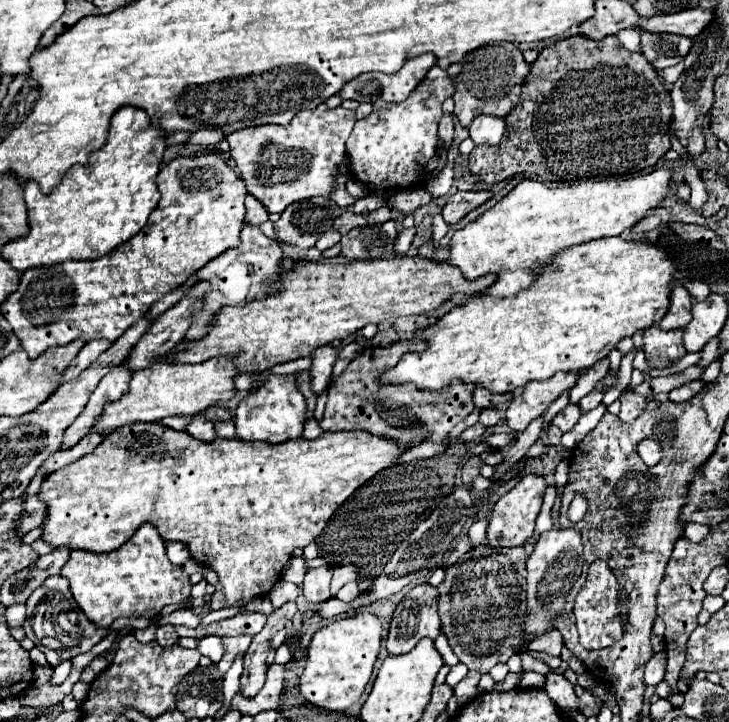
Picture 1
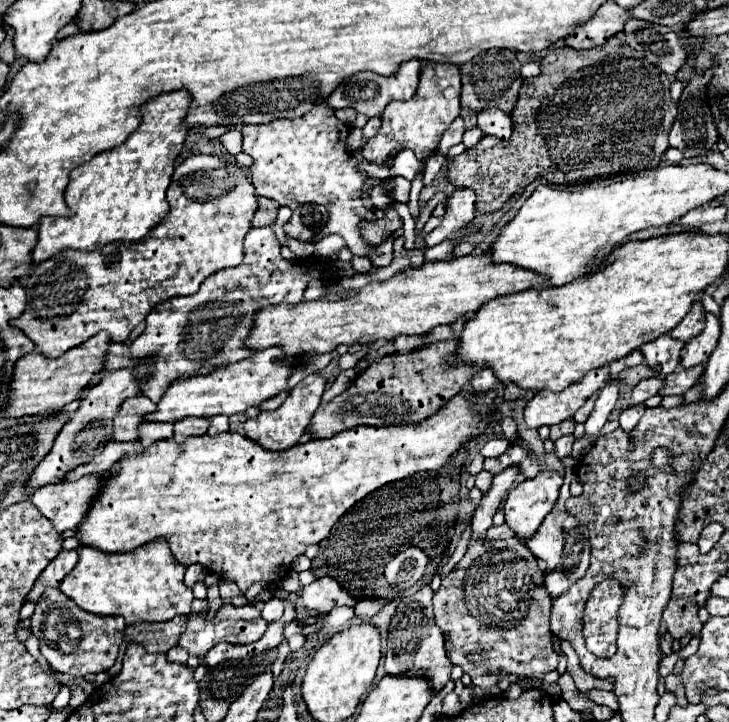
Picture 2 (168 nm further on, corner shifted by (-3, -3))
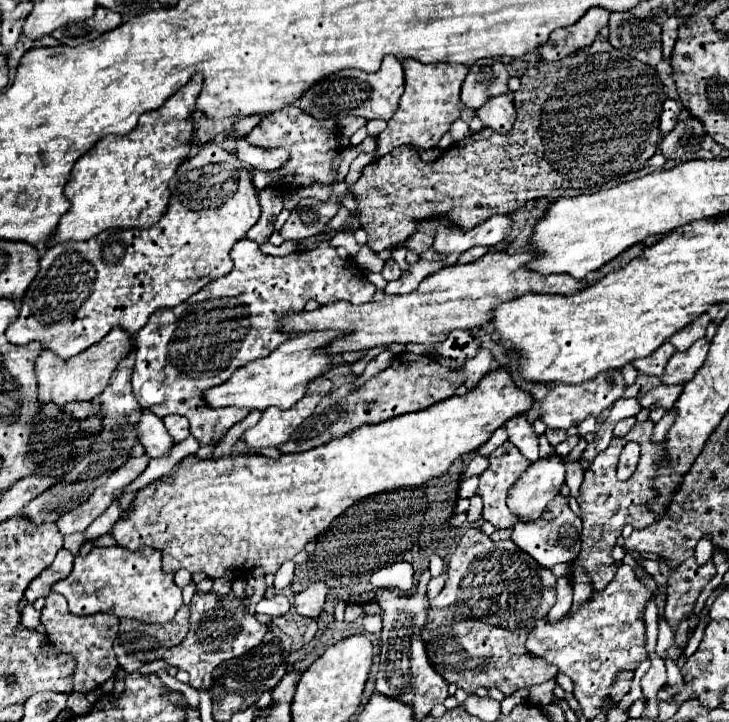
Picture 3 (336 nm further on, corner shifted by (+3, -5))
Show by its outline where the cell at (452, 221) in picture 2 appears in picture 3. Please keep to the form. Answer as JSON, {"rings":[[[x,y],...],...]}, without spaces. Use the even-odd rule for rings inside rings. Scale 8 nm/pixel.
{"rings":[[[418,232],[418,234],[410,236],[410,238],[404,242],[404,246],[406,246],[406,250],[412,250],[412,252],[420,254],[420,252],[424,252],[424,250],[428,250],[428,248],[432,246],[432,236]]]}

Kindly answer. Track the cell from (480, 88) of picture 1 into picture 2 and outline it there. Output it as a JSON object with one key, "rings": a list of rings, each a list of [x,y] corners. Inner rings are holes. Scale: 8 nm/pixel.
{"rings":[[[494,50],[494,52],[482,52],[468,64],[460,66],[462,74],[462,108],[482,112],[486,108],[498,108],[506,114],[510,114],[518,100],[518,90],[522,86],[520,76],[520,62],[516,58],[516,52],[510,50]]]}

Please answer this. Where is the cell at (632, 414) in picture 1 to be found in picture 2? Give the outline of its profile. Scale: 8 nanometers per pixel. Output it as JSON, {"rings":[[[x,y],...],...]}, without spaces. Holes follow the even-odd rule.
{"rings":[[[636,404],[636,406],[630,406],[630,408],[622,410],[622,412],[620,412],[620,428],[626,430],[626,432],[632,430],[632,428],[638,424],[640,416],[644,414],[644,410],[646,410],[644,404]]]}

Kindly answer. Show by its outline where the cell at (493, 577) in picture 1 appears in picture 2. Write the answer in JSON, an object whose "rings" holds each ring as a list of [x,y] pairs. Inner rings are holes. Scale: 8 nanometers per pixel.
{"rings":[[[512,466],[494,476],[490,490],[482,496],[472,516],[472,538],[466,554],[456,568],[442,578],[442,586],[432,600],[436,624],[446,636],[450,662],[462,666],[462,670],[470,674],[472,684],[484,690],[498,684],[502,674],[532,676],[538,680],[538,676],[544,678],[544,674],[558,664],[550,632],[552,600],[542,584],[542,570],[538,568],[534,554],[516,538],[498,542],[484,540],[488,524],[516,476],[518,470]],[[494,549],[502,550],[498,562],[486,554]]]}

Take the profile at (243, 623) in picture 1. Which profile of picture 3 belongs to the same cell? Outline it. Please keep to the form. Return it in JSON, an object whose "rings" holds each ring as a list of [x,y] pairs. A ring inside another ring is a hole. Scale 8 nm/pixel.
{"rings":[[[196,592],[192,598],[192,616],[190,616],[190,632],[186,634],[186,638],[174,646],[172,650],[164,652],[164,660],[178,668],[178,670],[186,670],[190,674],[188,684],[196,690],[210,690],[212,688],[212,672],[218,666],[216,664],[216,654],[218,652],[226,652],[232,658],[242,656],[244,652],[256,648],[264,634],[268,632],[266,624],[260,624],[254,616],[250,614],[242,614],[242,616],[232,616],[232,618],[222,618],[222,610],[218,606],[218,596],[214,592],[210,592],[208,596],[204,596],[202,600],[202,592]]]}

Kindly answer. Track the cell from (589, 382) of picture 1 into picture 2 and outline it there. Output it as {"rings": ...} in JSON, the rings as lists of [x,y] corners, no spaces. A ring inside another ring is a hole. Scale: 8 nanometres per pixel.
{"rings":[[[596,391],[592,396],[590,396],[584,405],[575,413],[573,419],[576,423],[584,423],[588,419],[588,416],[595,406],[599,393],[600,391]]]}

